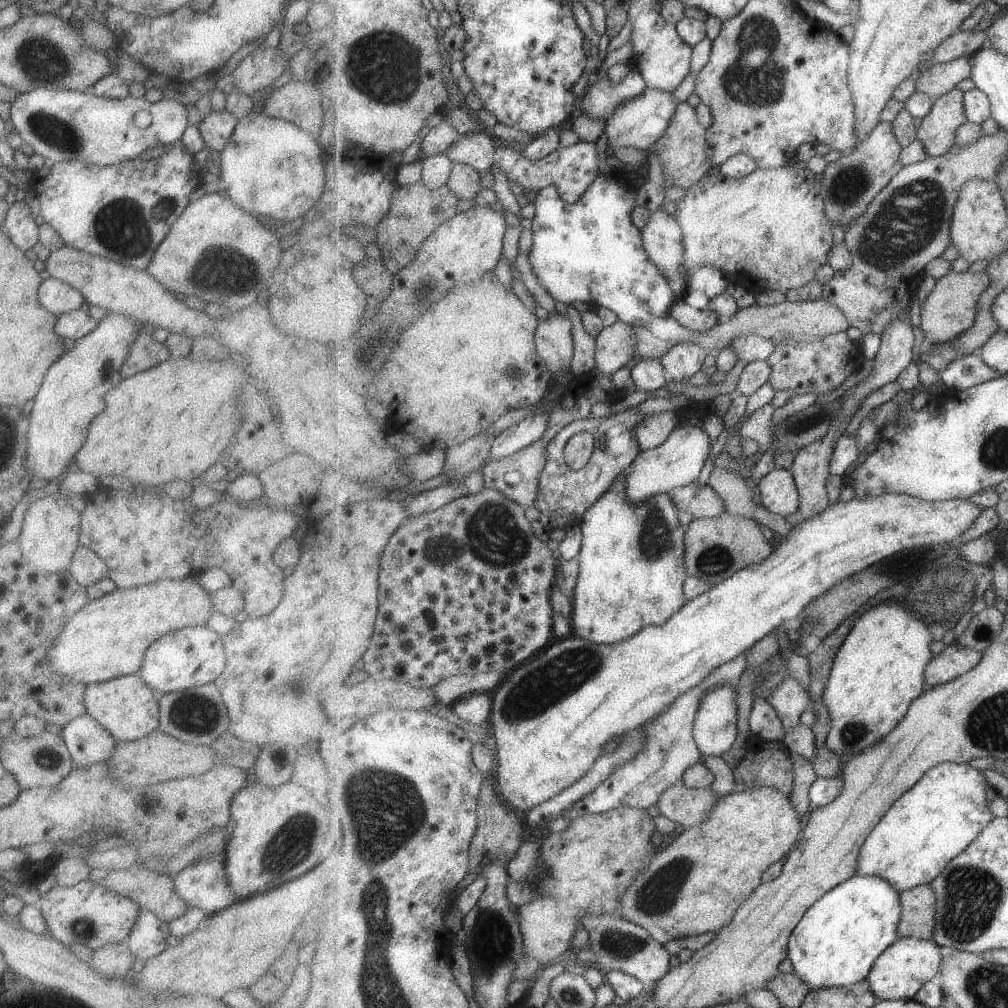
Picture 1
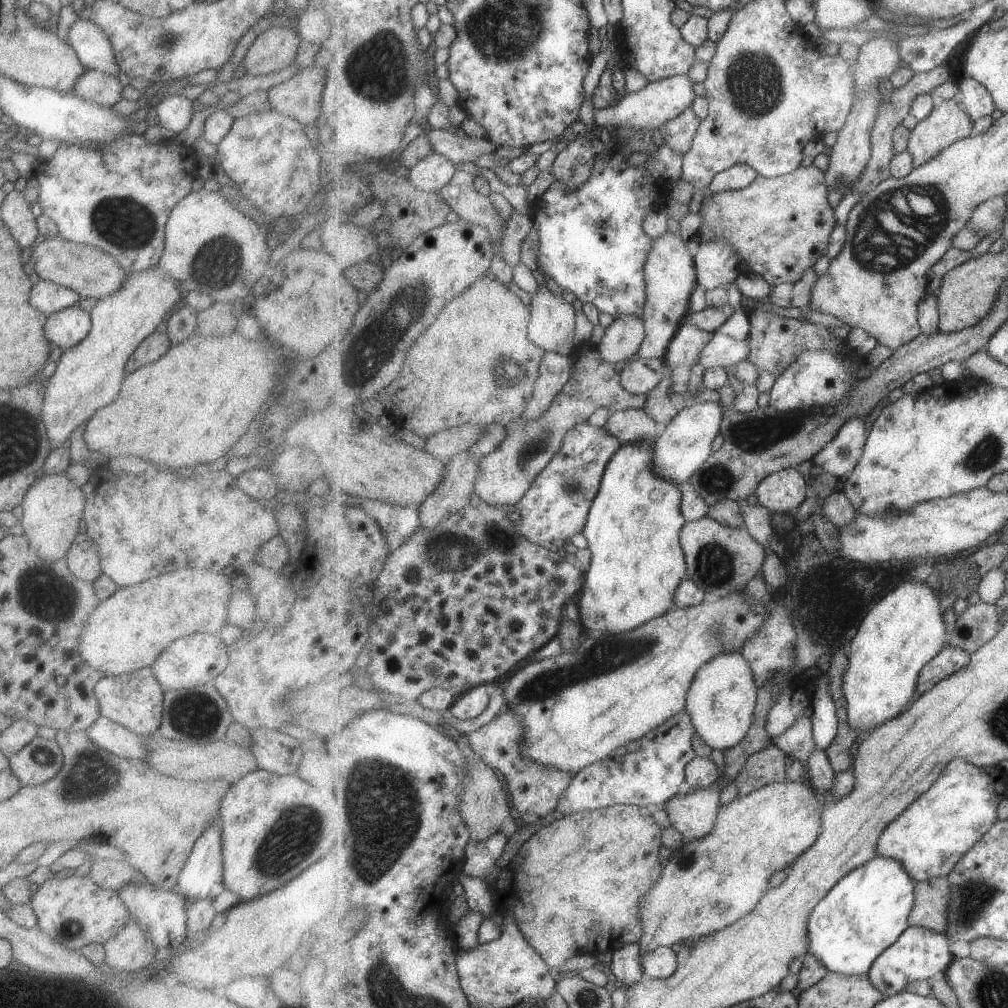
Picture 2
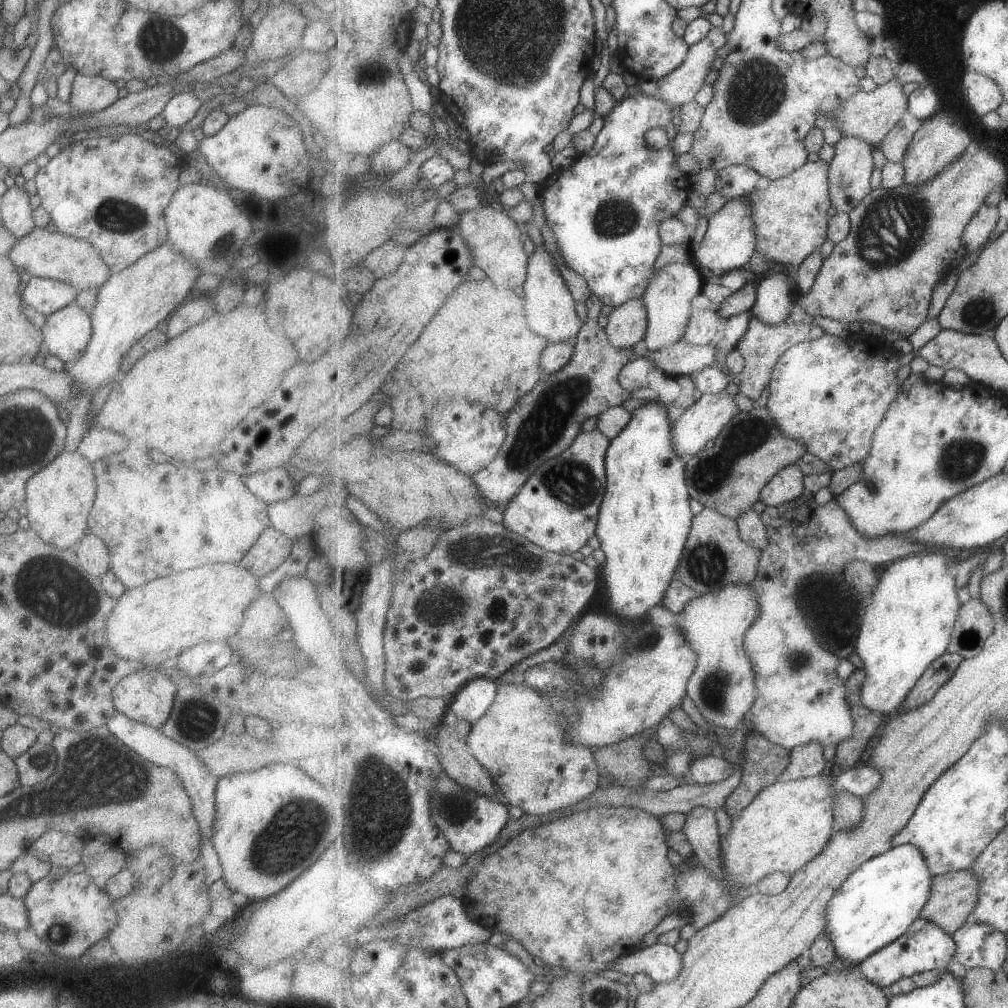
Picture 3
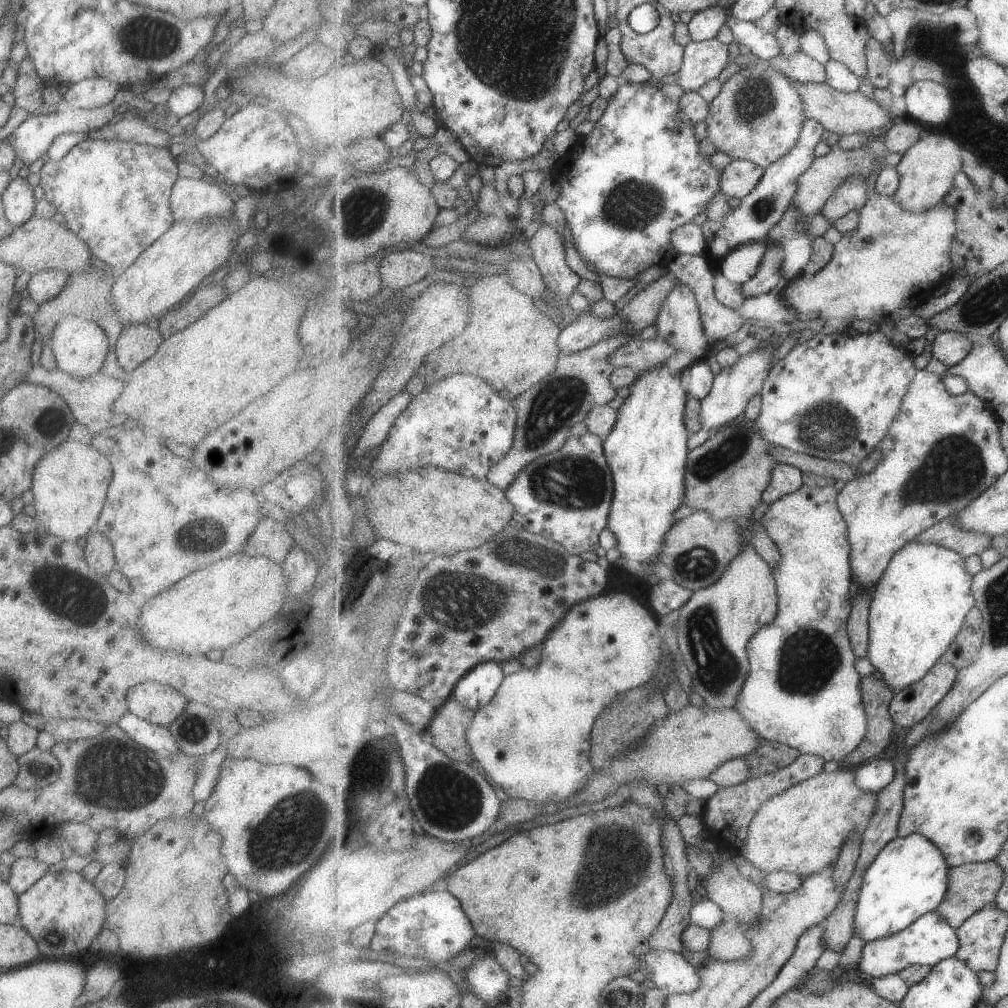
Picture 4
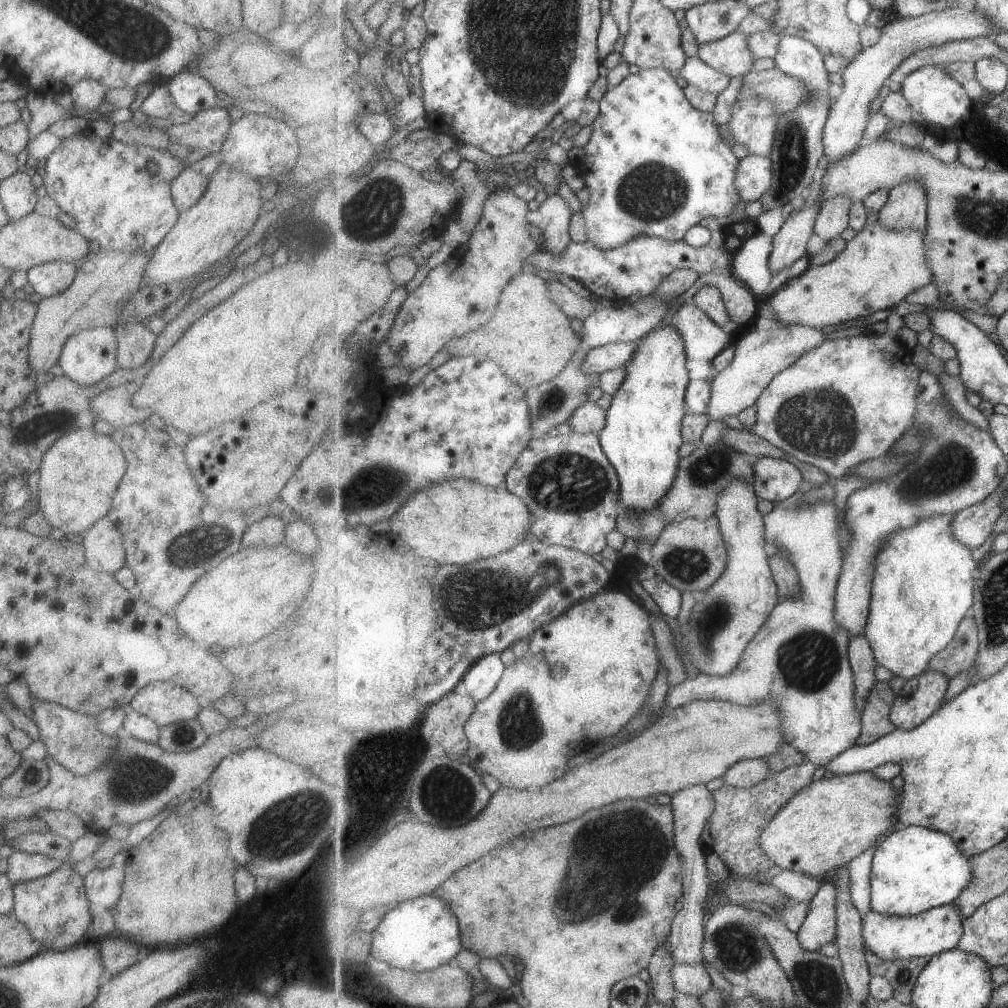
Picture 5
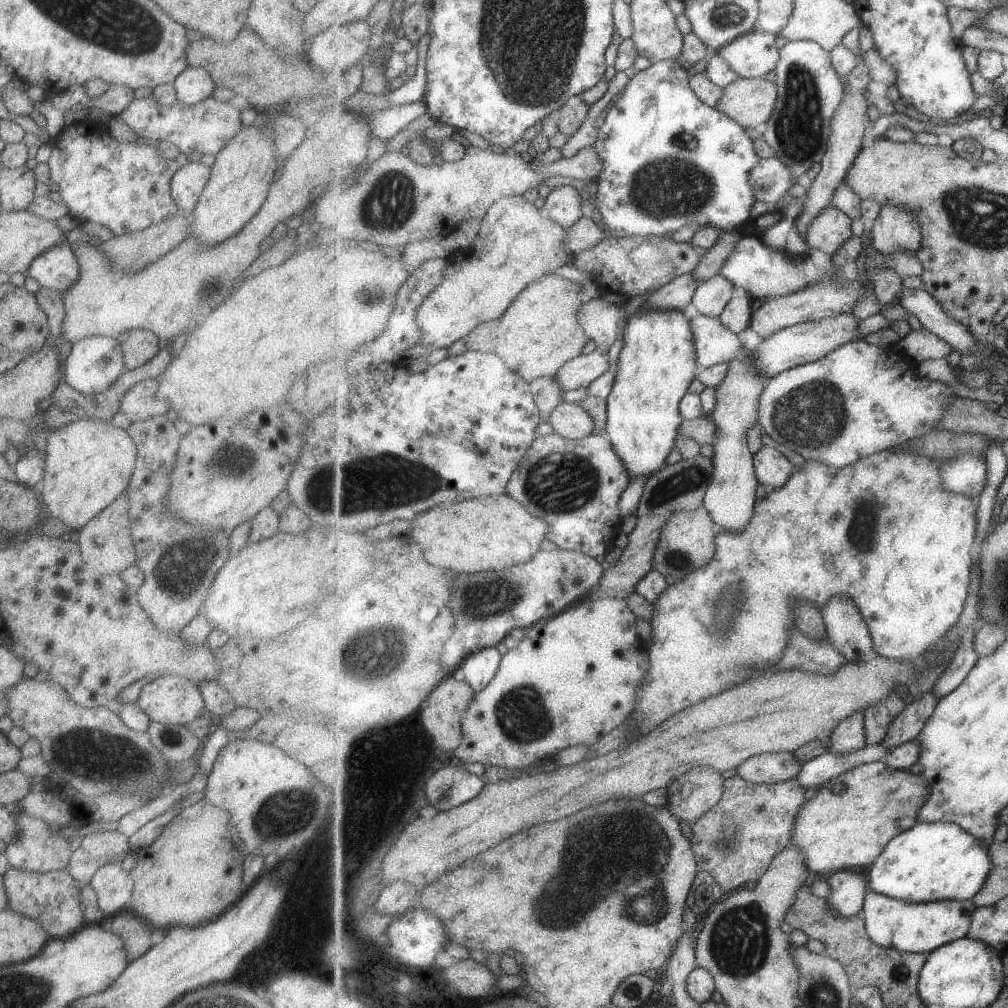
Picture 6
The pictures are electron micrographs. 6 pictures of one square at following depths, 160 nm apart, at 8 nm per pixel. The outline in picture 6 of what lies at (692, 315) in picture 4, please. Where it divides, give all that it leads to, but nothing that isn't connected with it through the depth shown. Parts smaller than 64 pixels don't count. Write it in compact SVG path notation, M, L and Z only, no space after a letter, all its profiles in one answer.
M698 315L691 320L697 342L697 372L732 361L741 347L741 338L718 317Z

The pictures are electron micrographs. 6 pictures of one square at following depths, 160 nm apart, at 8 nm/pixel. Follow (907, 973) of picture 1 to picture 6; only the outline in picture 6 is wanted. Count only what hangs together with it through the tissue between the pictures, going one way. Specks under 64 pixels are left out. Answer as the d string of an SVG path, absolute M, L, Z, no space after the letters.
M867 892L863 915L869 936L879 945L908 953L933 952L937 947L968 934L976 912L973 901L933 901L910 903L885 894Z

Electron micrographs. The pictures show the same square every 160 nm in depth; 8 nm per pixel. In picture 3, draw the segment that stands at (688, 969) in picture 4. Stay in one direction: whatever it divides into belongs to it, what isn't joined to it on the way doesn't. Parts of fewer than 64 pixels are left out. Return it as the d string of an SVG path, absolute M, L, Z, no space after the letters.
M657 942L631 955L617 958L611 970L631 976L643 973L653 978L656 984L667 983L681 975L684 956L673 946Z

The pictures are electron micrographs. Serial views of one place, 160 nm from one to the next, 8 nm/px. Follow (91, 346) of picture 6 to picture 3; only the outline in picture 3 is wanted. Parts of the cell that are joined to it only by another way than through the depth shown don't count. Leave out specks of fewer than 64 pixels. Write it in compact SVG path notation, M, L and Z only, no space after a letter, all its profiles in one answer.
M71 303L45 317L40 329L48 354L61 362L77 360L91 338L90 316Z

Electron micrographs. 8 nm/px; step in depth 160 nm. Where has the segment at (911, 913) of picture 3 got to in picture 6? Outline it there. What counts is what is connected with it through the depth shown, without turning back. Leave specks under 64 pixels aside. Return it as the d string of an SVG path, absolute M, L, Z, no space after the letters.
M950 822L919 823L889 841L869 868L868 888L910 903L971 901L985 886L993 862L987 844Z

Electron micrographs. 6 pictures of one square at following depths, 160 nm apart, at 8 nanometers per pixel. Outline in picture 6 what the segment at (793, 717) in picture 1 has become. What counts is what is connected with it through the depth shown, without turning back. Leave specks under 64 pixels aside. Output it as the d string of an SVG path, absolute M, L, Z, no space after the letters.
M737 774L726 779L724 785L720 801L691 826L691 842L699 871L712 874L727 896L745 882L757 883L777 854L789 848L797 814L805 804L806 790L797 778L757 784Z

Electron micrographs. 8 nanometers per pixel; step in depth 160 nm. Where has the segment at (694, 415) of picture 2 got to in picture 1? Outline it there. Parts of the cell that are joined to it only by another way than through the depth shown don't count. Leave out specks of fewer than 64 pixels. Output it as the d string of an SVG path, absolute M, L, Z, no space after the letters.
M677 425L661 446L642 451L627 470L628 503L640 503L651 495L670 493L697 481L710 459L711 438L701 425Z

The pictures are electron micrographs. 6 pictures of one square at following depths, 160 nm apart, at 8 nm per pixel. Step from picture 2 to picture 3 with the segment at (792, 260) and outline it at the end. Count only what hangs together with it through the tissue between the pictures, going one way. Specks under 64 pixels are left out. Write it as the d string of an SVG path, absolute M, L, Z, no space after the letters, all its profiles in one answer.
M819 159L807 162L795 173L778 180L769 180L767 188L751 190L745 200L751 204L751 218L757 232L757 252L763 252L769 270L777 264L783 268L798 267L828 239L830 222L829 208L832 207L829 185L830 164Z

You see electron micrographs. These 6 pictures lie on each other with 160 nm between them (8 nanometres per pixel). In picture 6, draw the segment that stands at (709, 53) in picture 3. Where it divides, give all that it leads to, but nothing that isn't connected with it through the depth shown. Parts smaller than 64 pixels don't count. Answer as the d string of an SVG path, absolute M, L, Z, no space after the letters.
M752 30L719 48L716 53L744 78L762 78L774 71L781 55L778 37Z

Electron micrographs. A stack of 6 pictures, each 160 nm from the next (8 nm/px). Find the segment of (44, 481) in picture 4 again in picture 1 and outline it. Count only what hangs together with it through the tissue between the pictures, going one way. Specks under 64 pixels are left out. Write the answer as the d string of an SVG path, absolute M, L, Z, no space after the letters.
M63 492L33 499L25 509L18 538L20 554L24 560L45 574L59 574L67 569L78 545L79 518L80 514L65 501Z

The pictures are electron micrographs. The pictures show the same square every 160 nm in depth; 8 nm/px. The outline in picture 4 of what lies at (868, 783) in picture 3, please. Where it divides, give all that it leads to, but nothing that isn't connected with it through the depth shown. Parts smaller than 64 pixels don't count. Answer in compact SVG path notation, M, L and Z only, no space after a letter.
M875 759L873 762L865 763L861 767L854 768L855 784L869 792L869 794L880 794L889 784L893 783L897 772L891 759Z

